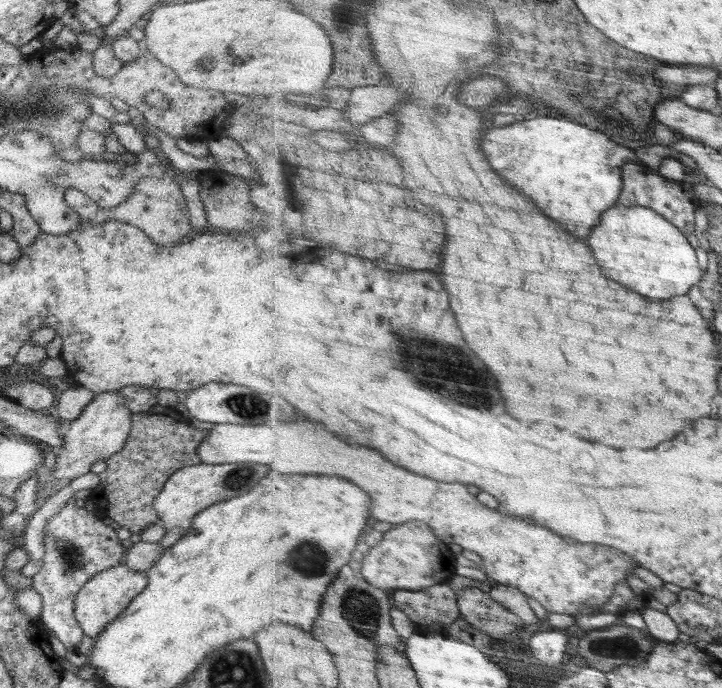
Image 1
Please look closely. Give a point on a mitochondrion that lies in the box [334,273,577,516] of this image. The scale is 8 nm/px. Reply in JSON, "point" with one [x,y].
{"point":[444,366]}

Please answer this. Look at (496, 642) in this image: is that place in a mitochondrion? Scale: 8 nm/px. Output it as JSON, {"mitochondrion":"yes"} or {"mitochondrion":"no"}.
{"mitochondrion":"no"}

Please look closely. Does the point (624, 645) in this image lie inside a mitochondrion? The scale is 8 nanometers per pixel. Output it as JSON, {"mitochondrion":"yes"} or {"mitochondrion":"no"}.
{"mitochondrion":"yes"}

